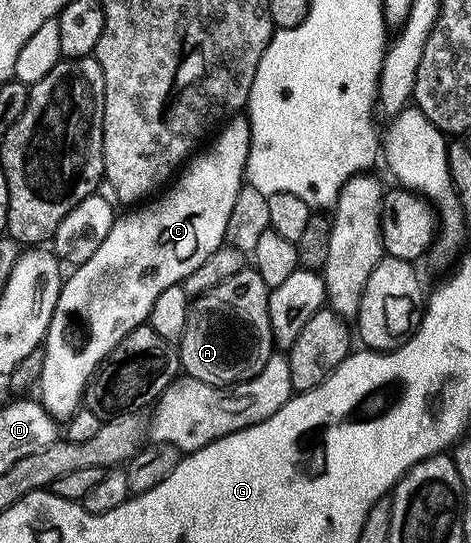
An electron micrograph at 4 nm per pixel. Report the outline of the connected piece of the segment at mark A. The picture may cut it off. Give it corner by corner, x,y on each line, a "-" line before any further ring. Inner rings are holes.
247,265
235,277
227,277
223,285
196,296
189,304
187,325
179,340
181,371
216,387
231,387
263,373
263,365
275,353
269,293
263,277

